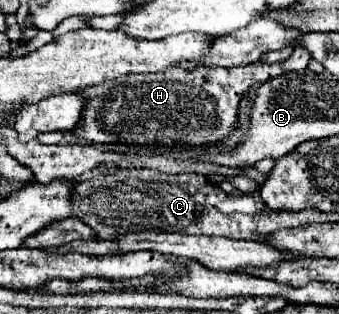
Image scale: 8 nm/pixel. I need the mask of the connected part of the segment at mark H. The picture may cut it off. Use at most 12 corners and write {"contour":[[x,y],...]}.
{"contour":[[312,55],[166,69],[82,93],[86,143],[204,145],[240,97]]}

